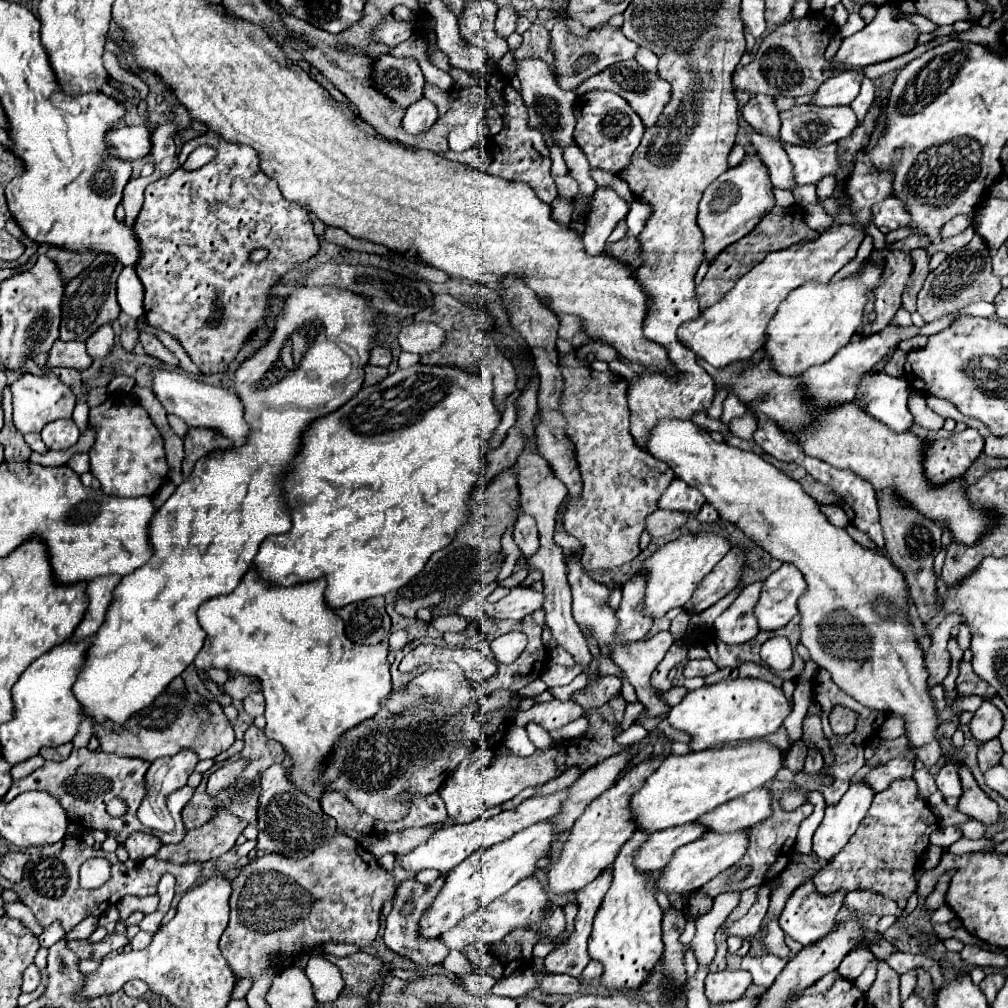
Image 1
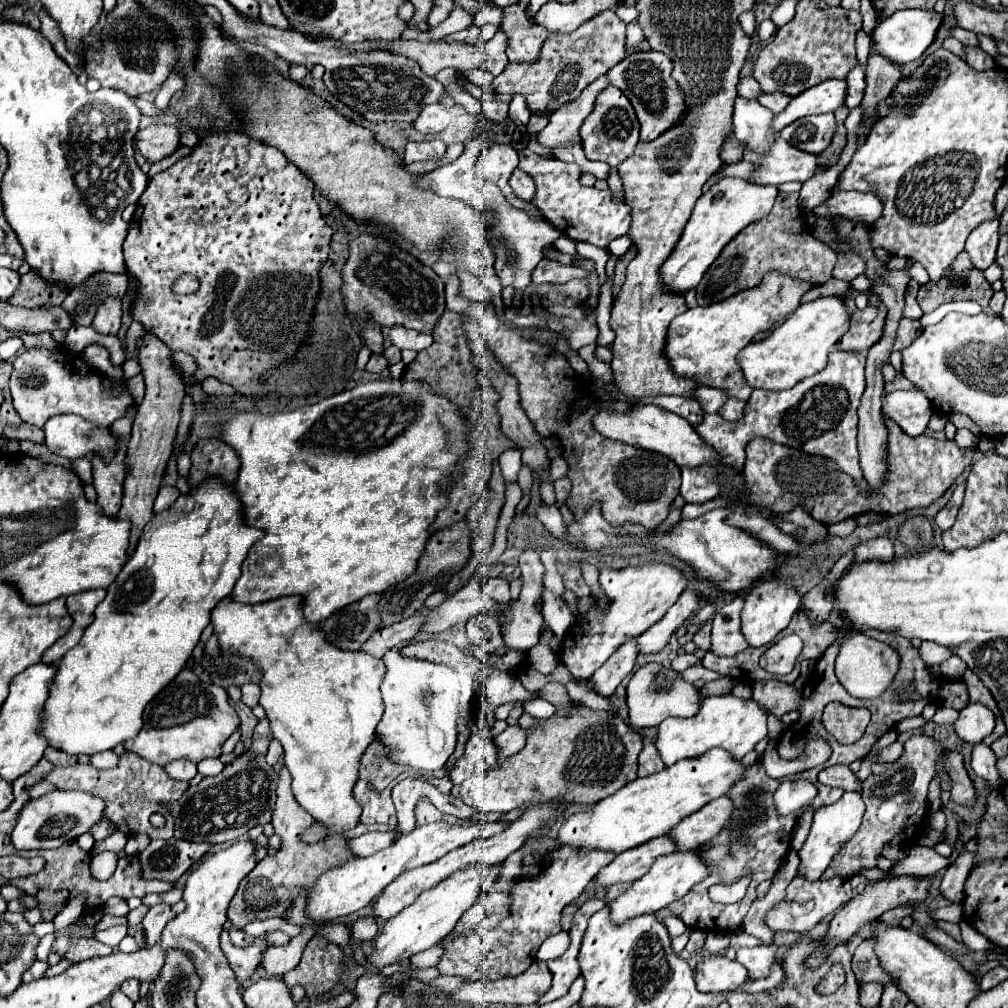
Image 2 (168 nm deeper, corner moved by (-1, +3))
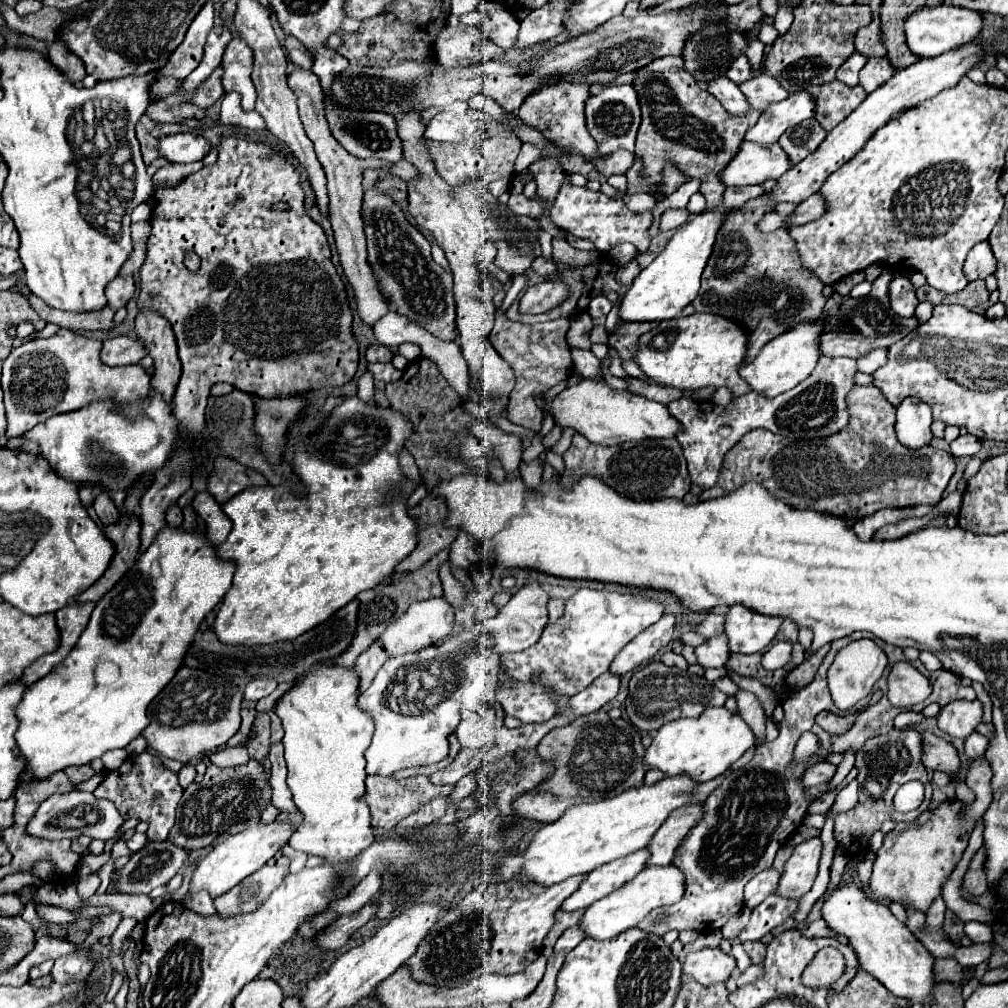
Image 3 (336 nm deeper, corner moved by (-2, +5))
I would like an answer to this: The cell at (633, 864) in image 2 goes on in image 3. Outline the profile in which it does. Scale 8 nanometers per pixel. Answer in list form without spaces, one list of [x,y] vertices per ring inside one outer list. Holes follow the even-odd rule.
[[[644,847],[642,851],[634,851],[634,855],[626,855],[622,859],[616,859],[614,863],[606,863],[606,867],[598,867],[598,871],[590,871],[578,891],[574,891],[562,903],[562,909],[574,911],[606,897],[608,893],[622,887],[626,881],[634,879],[634,875],[638,875],[646,867],[648,859],[650,851]]]

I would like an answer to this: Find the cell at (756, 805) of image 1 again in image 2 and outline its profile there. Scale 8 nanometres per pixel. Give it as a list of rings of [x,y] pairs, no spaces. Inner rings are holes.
[[[719,797],[717,801],[709,801],[709,805],[701,807],[691,817],[679,821],[667,837],[675,843],[675,851],[691,851],[701,847],[709,837],[715,837],[719,829],[729,821],[729,813],[733,813],[733,803],[729,797]]]

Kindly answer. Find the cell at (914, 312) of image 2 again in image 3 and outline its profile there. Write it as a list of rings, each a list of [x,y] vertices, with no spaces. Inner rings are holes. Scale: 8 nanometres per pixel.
[[[898,275],[890,283],[890,305],[892,305],[894,313],[900,315],[900,317],[914,317],[914,309],[918,305],[916,289],[902,275]]]

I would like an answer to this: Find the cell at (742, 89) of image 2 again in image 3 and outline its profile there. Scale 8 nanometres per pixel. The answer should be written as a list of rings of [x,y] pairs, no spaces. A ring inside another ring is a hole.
[[[740,55],[740,57],[730,65],[726,77],[730,77],[730,81],[734,81],[736,85],[742,85],[744,81],[748,81],[748,79],[754,77],[754,69],[750,67],[750,61],[748,61],[744,55]]]

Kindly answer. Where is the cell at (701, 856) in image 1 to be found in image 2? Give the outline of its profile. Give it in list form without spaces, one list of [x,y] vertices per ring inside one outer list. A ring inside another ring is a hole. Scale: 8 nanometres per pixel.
[[[685,851],[685,853],[669,853],[665,857],[659,857],[653,867],[635,883],[631,883],[631,887],[619,895],[615,901],[609,903],[609,919],[613,925],[623,925],[625,921],[639,917],[639,915],[647,915],[647,913],[657,913],[659,909],[667,907],[669,903],[685,897],[689,893],[689,889],[703,881],[703,877],[707,877],[709,869],[705,869],[705,863],[699,859],[697,851]]]

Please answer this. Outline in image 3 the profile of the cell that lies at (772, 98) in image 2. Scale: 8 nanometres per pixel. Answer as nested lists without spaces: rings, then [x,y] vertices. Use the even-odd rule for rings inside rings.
[[[760,73],[758,77],[750,79],[748,83],[742,83],[740,89],[742,93],[748,95],[750,105],[754,105],[754,109],[758,111],[764,111],[770,103],[784,101],[788,97],[788,91],[774,77],[766,73]]]

